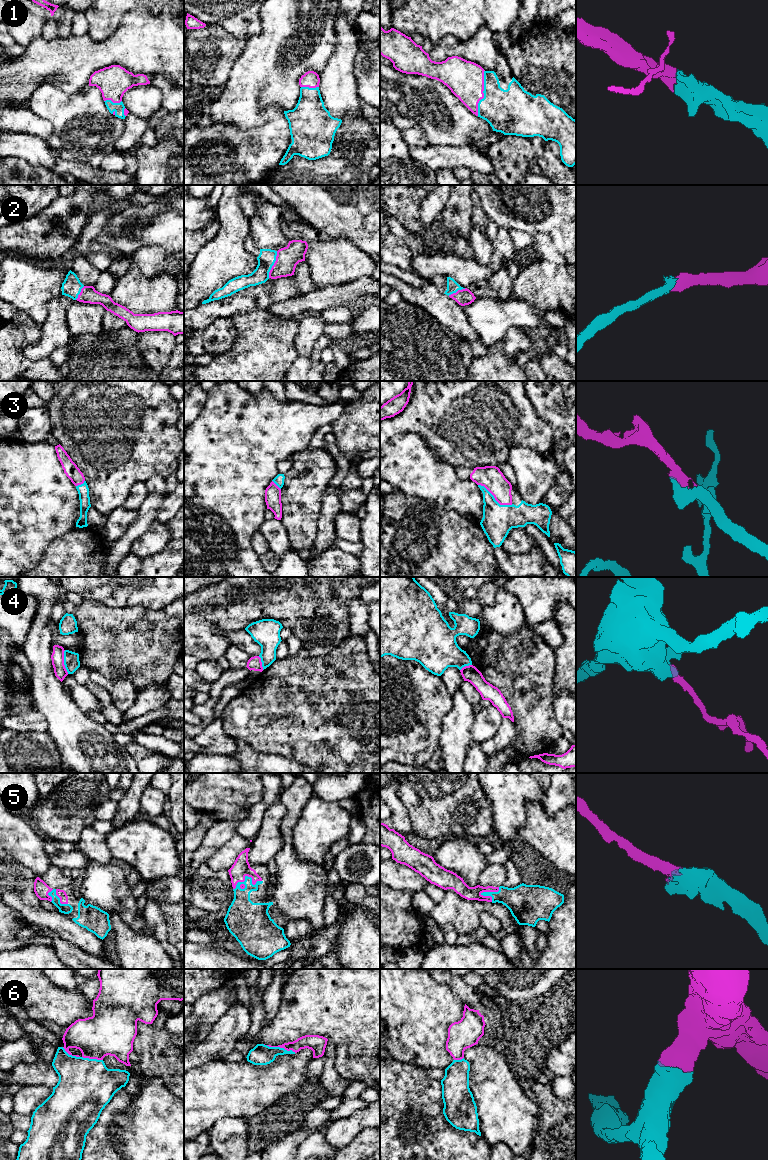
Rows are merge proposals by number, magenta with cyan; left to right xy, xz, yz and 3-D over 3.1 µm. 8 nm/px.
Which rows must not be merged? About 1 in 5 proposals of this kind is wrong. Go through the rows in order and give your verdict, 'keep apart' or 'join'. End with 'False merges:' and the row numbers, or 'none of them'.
1: join
2: join
3: join
4: keep apart
5: join
6: join
False merges: 4

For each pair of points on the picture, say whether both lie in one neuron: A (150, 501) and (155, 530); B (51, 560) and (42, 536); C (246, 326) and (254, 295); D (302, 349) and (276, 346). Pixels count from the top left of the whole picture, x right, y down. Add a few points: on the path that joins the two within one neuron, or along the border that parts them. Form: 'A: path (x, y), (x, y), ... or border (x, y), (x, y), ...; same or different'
A: border (155, 519), (138, 538); different
B: border (65, 533), (56, 537), (48, 545), (35, 566); different
C: border (267, 309), (244, 311), (236, 313), (231, 318); different
D: border (297, 325), (295, 349), (299, 355); different

